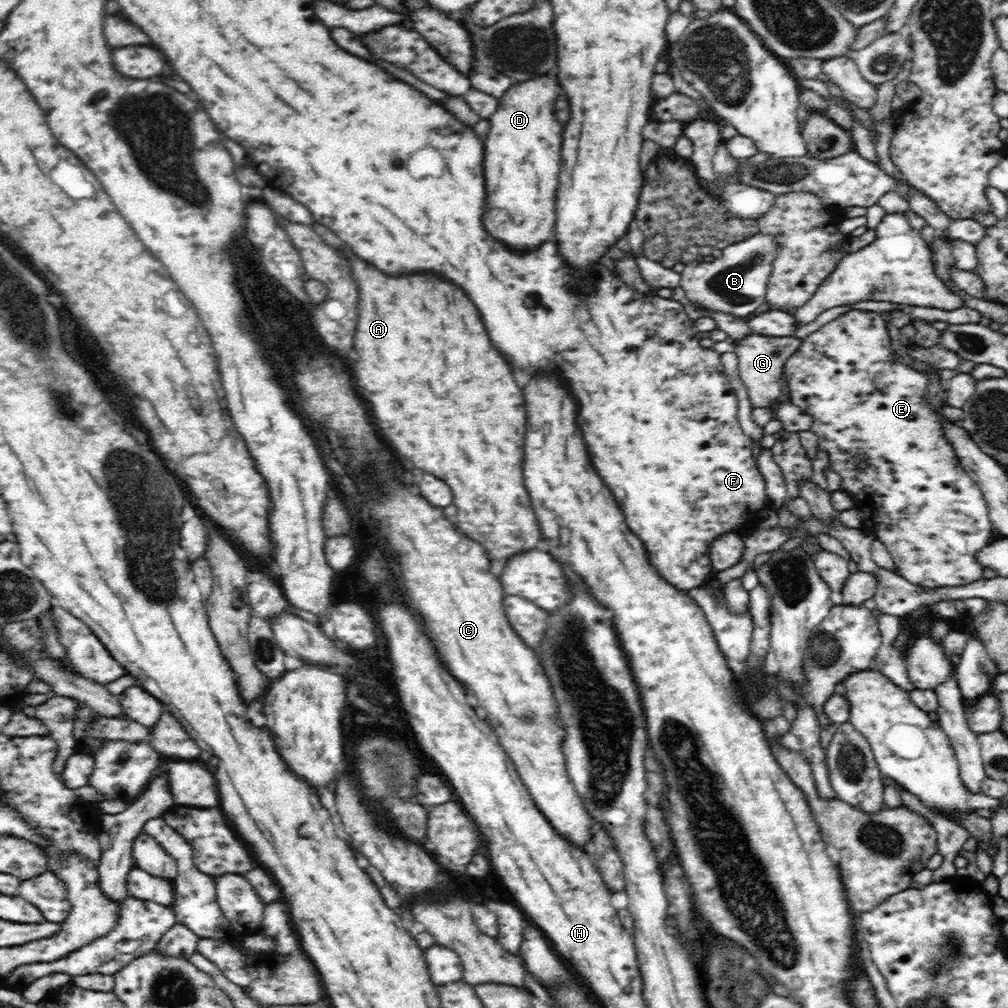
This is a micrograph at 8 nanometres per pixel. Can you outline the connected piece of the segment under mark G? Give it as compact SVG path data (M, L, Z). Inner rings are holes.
M754 333L733 342L734 354L738 357L739 375L754 408L770 407L774 418L777 418L782 394L780 377L783 374L783 366L786 360L798 350L801 342L802 339L796 337L770 337Z

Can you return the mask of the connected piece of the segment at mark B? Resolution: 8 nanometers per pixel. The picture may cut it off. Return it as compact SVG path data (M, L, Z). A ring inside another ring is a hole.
M758 233L722 250L722 256L710 262L694 262L678 267L681 273L679 286L692 306L705 308L707 312L723 312L745 318L765 301L772 262L780 252L774 235Z

